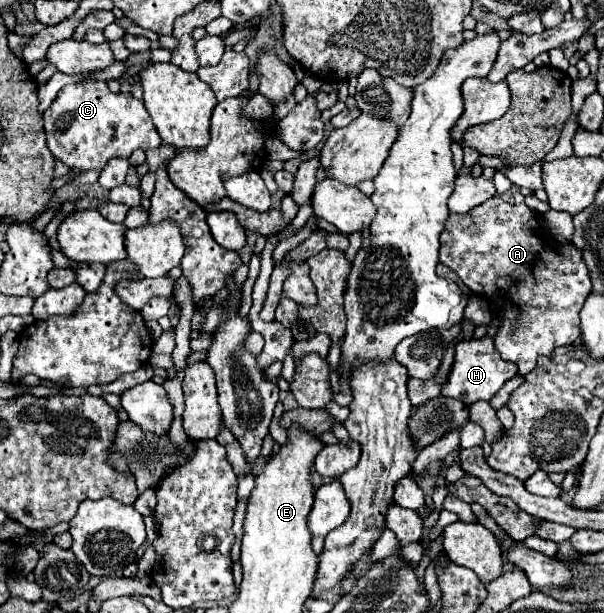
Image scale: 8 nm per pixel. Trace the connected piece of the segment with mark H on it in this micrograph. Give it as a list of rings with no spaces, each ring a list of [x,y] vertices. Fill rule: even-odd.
[[[485,336],[481,340],[457,342],[453,370],[449,370],[449,378],[445,380],[441,394],[445,394],[449,398],[457,398],[465,406],[471,406],[479,400],[491,400],[499,392],[499,388],[507,380],[511,380],[515,374],[517,374],[517,366],[513,366],[513,362],[501,360],[501,356],[497,354],[497,350],[493,346],[493,338]]]

